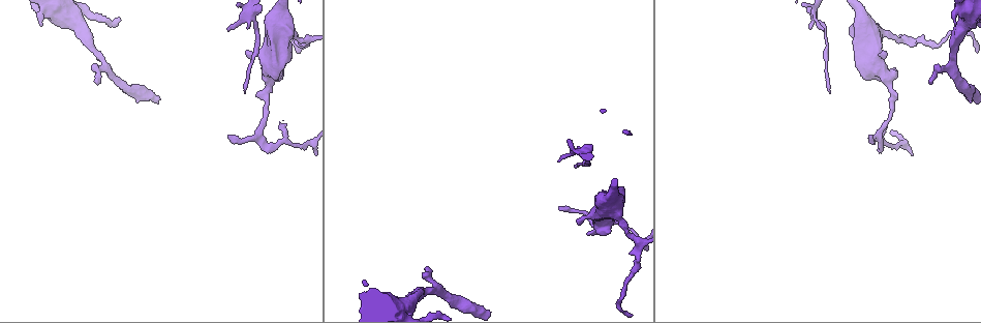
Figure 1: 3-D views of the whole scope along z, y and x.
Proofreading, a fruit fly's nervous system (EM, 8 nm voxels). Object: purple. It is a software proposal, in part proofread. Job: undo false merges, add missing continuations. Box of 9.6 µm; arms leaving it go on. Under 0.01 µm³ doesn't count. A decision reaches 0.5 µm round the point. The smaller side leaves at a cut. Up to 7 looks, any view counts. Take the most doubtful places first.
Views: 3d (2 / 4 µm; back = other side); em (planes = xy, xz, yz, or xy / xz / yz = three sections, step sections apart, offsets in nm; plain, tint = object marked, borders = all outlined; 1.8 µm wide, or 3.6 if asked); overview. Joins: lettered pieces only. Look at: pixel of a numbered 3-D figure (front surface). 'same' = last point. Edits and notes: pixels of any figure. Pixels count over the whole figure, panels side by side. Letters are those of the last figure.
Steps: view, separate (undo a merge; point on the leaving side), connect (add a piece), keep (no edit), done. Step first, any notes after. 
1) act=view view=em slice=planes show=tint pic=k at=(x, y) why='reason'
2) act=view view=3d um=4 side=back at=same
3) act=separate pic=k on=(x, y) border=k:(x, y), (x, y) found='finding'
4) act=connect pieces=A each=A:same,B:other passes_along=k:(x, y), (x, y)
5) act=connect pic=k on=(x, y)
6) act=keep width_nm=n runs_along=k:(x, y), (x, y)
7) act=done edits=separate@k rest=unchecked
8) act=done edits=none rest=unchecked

act=view view=em slice=xz step=16 show=borders pic=1 at=(41, 26) why='branch stops here'

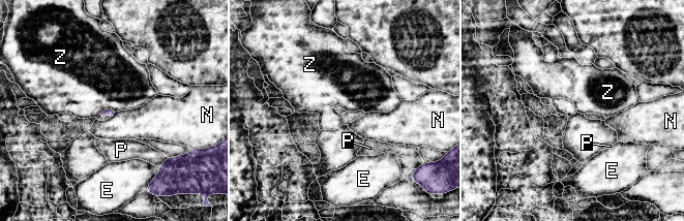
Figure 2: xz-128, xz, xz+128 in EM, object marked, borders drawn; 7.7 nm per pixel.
act=view view=em slice=planes show=borders at=same why='cut it another way'

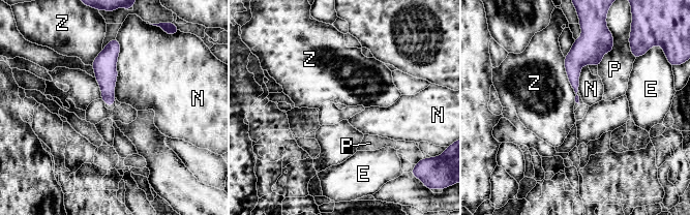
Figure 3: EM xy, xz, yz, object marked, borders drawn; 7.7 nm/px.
act=keep longest_contact=N:420nm each=E:other,N:other,P:other,Z:other border=3:(564, 57), (575, 101) found='no lettered piece goes on from it'

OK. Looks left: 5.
act=view view=3d um=2 pic=1 at=(228, 31)

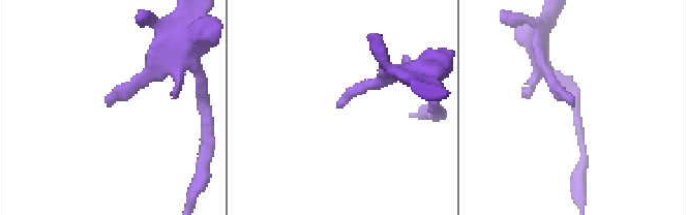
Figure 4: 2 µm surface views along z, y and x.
act=view view=em slice=xz step=8 show=tint pic=4 at=(105, 97)

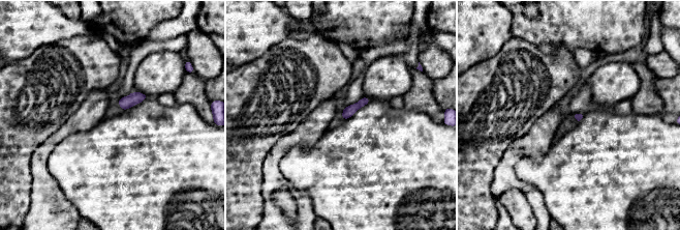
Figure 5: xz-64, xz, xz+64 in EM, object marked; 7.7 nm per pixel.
act=view view=em slice=planes show=borders at=same

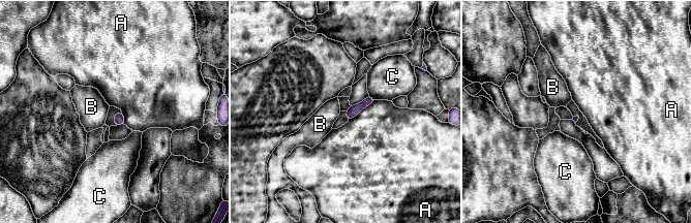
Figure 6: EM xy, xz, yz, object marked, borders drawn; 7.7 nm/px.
act=keep longest_contact=A:260nm each=A:other,B:other,C:other found='none of them fits'

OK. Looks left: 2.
act=view view=em slice=planes show=borders pic=1 at=(577, 219) why='stops while still wide'

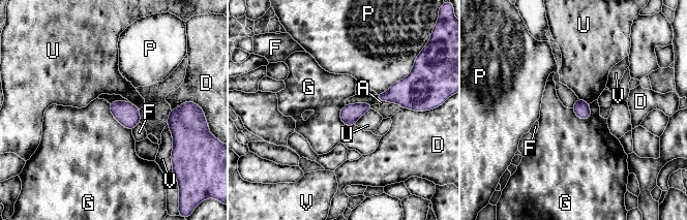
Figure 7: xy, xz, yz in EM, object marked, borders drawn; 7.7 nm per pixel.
act=keep each=A:other,D:other,F:other,G:other,P:other,U:other,V:other border=7:(572, 108), (583, 119), (591, 116) found='none of them fits'

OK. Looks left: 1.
act=done edits=none rest=unchecked

